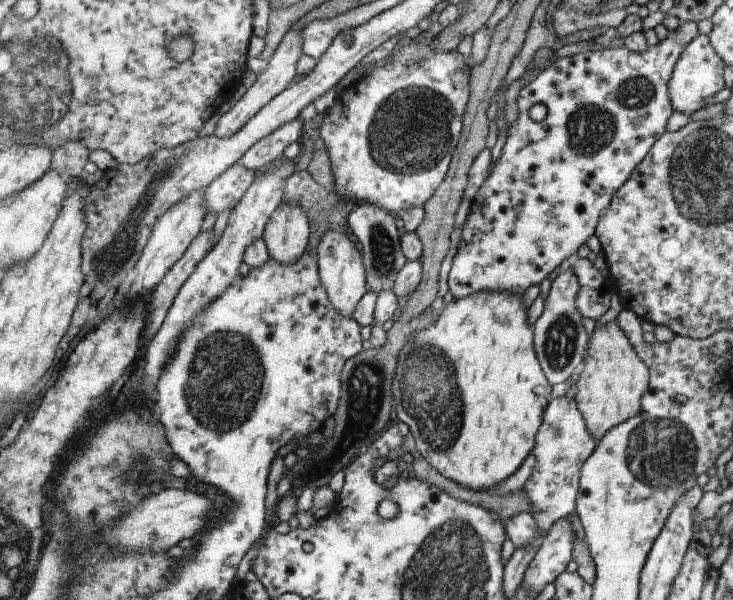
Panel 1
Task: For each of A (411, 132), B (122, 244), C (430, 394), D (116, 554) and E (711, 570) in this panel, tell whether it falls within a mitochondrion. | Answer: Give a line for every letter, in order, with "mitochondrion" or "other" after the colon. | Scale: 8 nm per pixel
A: mitochondrion
B: mitochondrion
C: mitochondrion
D: other
E: other

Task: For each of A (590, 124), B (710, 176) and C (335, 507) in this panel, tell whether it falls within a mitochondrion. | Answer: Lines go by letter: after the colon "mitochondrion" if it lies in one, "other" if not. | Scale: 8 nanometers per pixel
A: mitochondrion
B: mitochondrion
C: other

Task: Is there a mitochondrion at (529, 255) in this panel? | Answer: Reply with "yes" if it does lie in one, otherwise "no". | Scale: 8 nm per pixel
no

